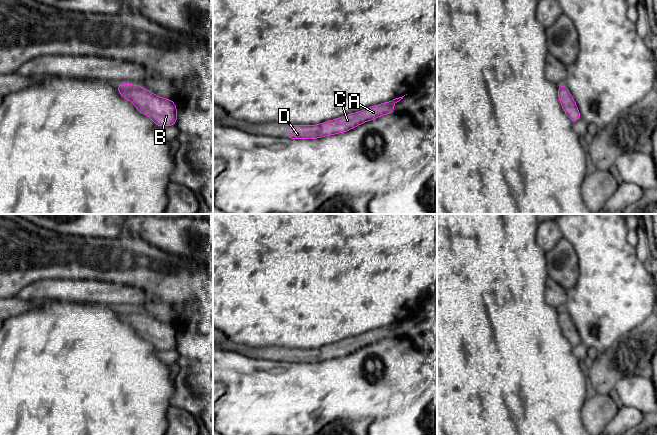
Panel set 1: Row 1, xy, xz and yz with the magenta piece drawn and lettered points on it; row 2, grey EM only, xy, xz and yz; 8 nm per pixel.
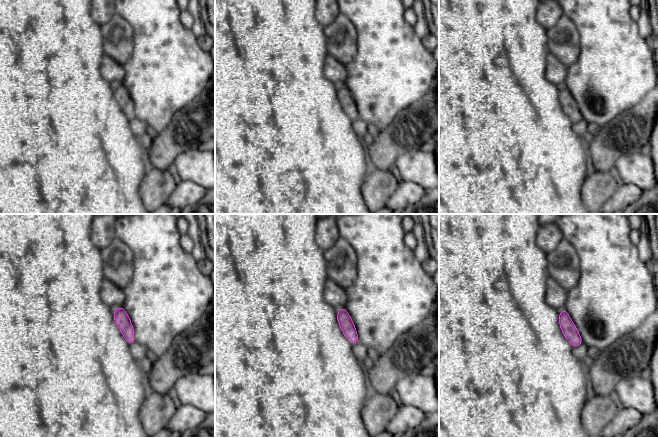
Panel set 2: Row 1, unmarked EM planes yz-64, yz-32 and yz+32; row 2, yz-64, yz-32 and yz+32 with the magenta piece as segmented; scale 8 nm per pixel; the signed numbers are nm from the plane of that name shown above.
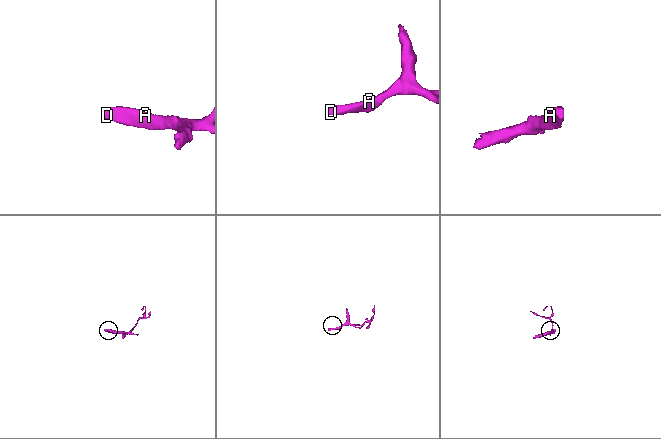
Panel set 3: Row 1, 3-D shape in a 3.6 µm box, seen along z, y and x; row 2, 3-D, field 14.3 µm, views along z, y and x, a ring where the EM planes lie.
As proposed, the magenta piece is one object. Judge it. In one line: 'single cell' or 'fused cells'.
single cell

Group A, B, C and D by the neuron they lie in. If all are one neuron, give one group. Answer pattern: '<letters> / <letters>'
A B C D

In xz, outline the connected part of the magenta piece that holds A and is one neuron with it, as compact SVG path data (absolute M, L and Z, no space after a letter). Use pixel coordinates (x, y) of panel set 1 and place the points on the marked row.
M404 96L318 125L289 125L288 139L317 139L347 132L364 122L395 113L393 106Z

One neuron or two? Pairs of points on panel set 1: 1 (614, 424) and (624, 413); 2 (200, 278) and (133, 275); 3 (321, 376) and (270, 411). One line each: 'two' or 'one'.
1: one
2: one
3: one

